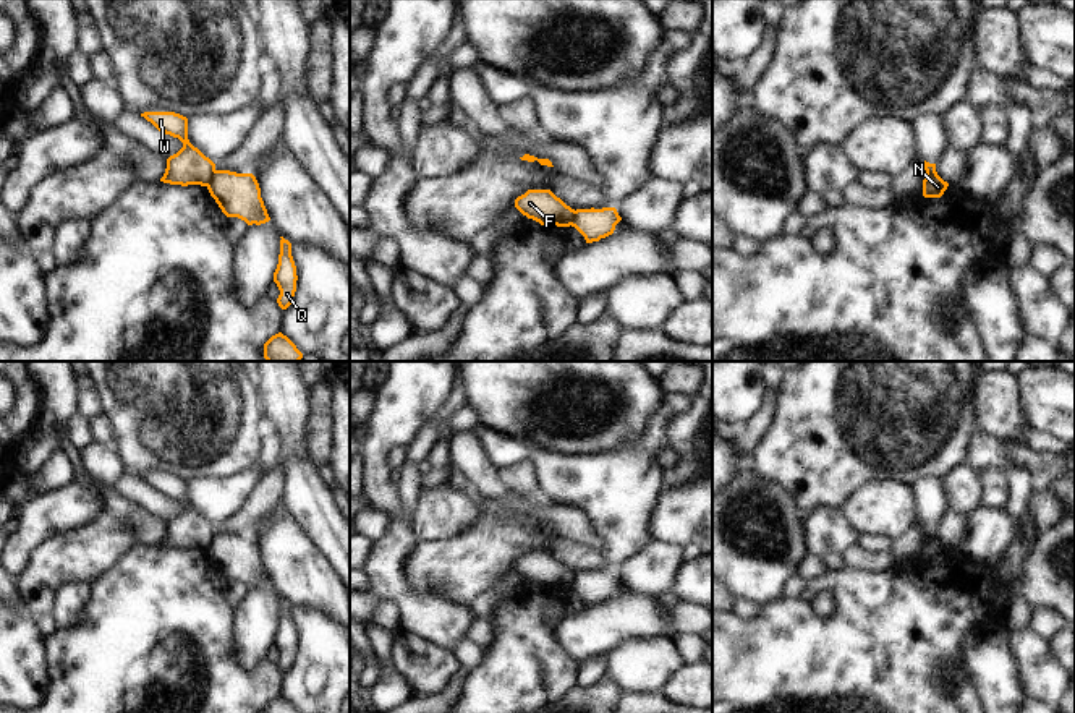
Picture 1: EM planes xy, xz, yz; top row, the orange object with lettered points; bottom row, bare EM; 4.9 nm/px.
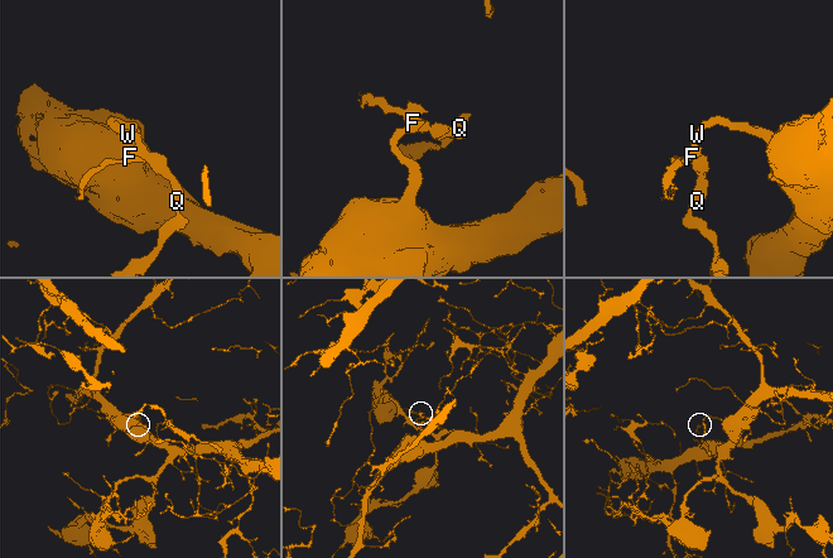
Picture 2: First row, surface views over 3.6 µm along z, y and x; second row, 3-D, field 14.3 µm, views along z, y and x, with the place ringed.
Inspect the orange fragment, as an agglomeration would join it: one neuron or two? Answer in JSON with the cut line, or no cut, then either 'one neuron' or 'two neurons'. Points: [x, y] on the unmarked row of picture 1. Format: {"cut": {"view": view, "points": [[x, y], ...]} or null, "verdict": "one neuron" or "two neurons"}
{"cut": {"view": "xy", "points": [[214, 532], [212, 542], [206, 548]]}, "verdict": "two neurons"}

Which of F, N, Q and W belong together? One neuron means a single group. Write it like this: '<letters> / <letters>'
F W / N Q

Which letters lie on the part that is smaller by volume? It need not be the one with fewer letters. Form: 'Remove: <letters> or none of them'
Remove: N, Q

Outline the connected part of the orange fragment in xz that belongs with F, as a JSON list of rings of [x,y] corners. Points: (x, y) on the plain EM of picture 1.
[[[528,553],[515,562],[515,570],[544,590],[570,590],[575,579],[575,572],[567,569],[550,553]]]

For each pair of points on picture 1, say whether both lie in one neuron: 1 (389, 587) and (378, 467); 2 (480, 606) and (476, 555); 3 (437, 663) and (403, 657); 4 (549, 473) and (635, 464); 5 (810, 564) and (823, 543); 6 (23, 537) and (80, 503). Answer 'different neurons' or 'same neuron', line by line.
1: same neuron
2: different neurons
3: same neuron
4: same neuron
5: different neurons
6: same neuron

